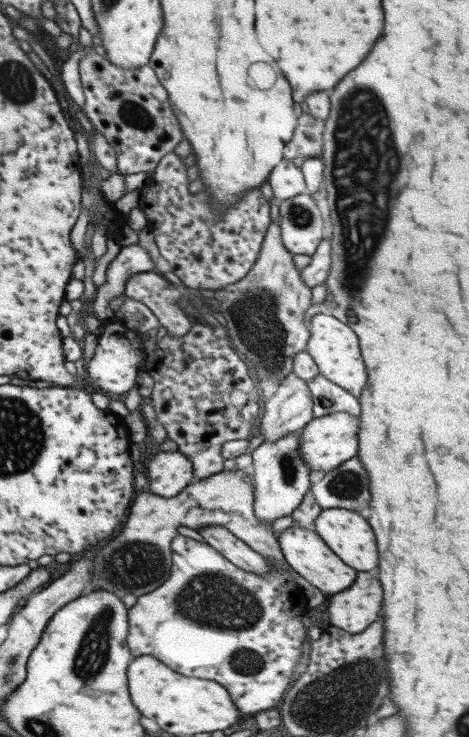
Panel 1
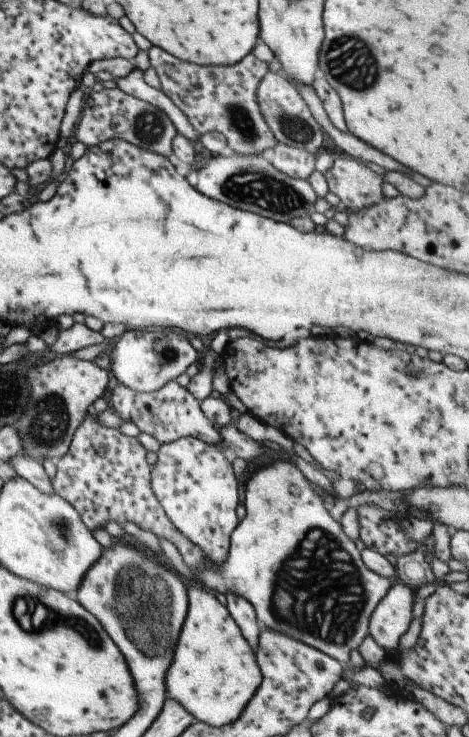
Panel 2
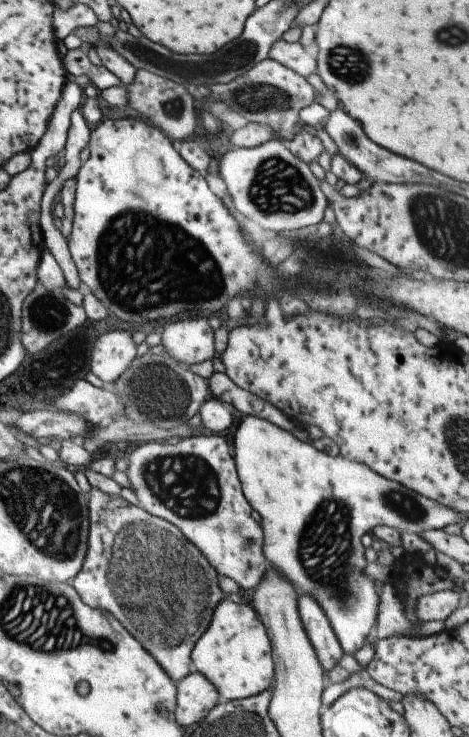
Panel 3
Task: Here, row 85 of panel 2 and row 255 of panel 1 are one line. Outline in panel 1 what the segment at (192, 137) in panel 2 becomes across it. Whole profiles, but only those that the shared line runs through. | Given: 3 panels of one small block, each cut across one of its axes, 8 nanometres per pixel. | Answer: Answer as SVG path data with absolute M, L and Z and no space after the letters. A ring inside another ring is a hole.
M133 244L119 249L116 256L110 261L105 270L105 281L96 287L93 301L84 304L83 313L91 312L99 321L106 321L114 317L109 302L117 296L123 295L123 288L127 276L137 272L147 272L155 264L150 259L147 250L140 245Z

